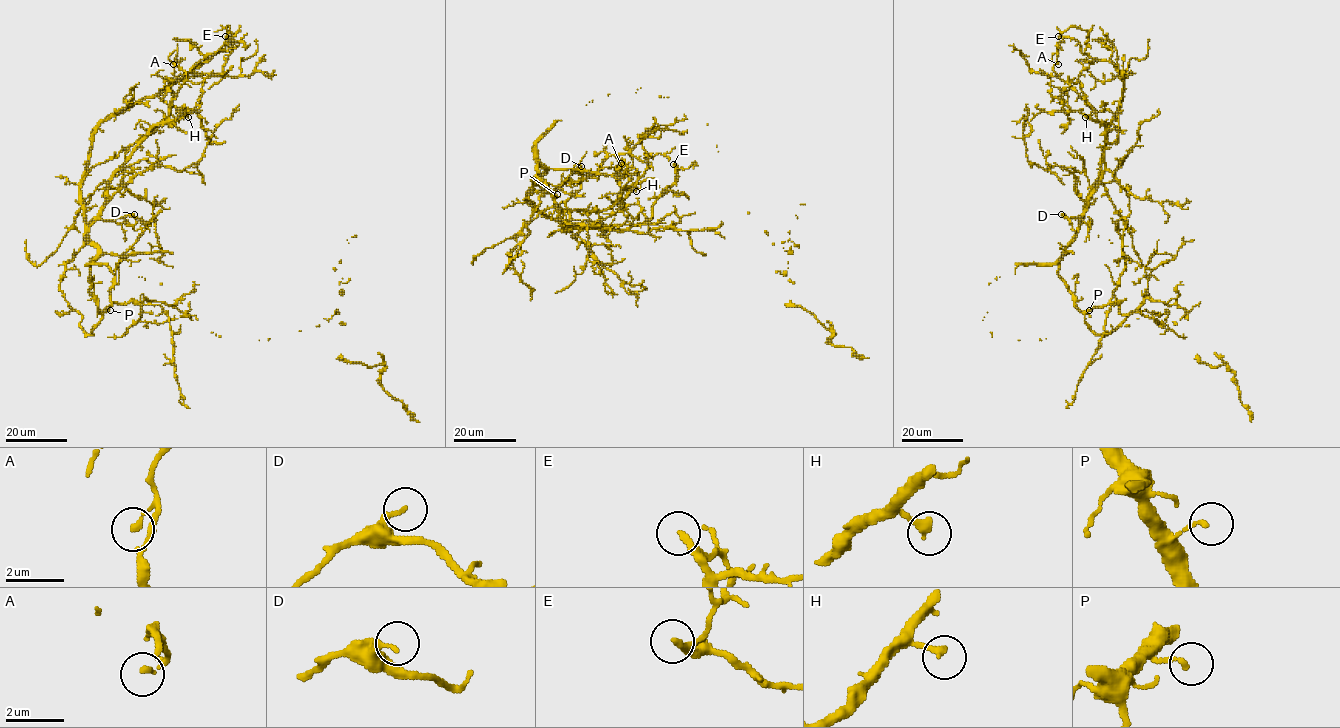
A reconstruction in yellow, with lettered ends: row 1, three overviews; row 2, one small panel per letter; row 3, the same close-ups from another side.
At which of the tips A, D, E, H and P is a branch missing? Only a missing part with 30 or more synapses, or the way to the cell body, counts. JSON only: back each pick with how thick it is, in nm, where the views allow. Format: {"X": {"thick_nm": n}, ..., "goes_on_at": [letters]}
{"E": {"thick_nm": 170}, "goes_on_at": ["E"]}

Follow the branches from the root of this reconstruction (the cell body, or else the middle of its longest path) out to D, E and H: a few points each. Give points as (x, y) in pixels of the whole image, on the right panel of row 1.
D: (995, 279), (1015, 273), (1019, 265), (1054, 263), (1074, 238), (1080, 220), (1061, 214)
E: (995, 279), (1019, 265), (1054, 263), (1074, 238), (1098, 178), (1106, 129), (1121, 103), (1117, 68), (1058, 36)
H: (995, 279), (1015, 273), (1019, 265), (1054, 263), (1074, 238), (1079, 218), (1105, 168), (1106, 127), (1085, 117)

